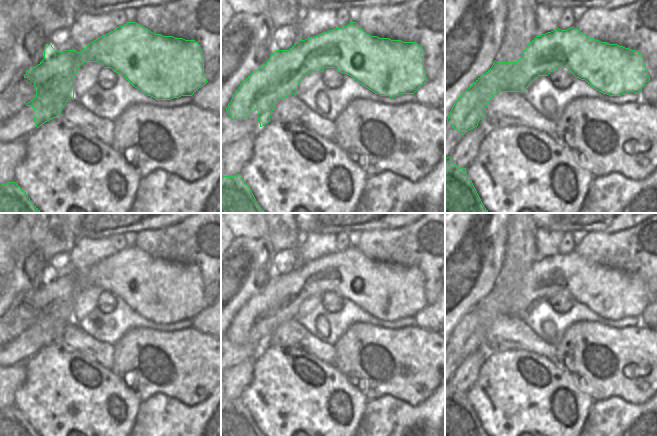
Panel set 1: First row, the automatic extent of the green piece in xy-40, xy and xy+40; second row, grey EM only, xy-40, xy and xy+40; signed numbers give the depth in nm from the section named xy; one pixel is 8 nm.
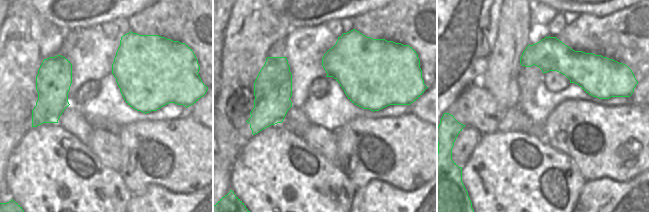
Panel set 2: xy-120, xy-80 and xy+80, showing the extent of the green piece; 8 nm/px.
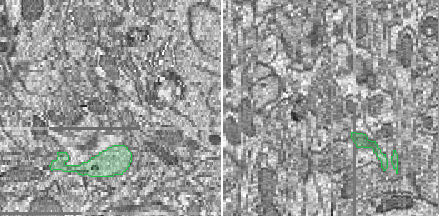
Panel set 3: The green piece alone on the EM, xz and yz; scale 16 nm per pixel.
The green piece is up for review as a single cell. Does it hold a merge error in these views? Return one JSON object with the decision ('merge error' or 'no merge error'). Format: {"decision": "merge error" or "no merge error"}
{"decision": "no merge error"}

